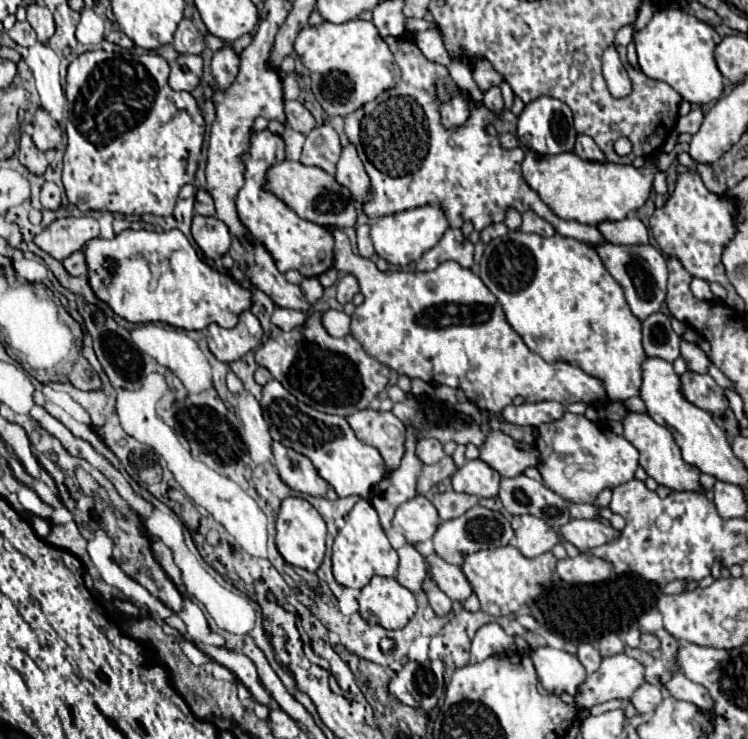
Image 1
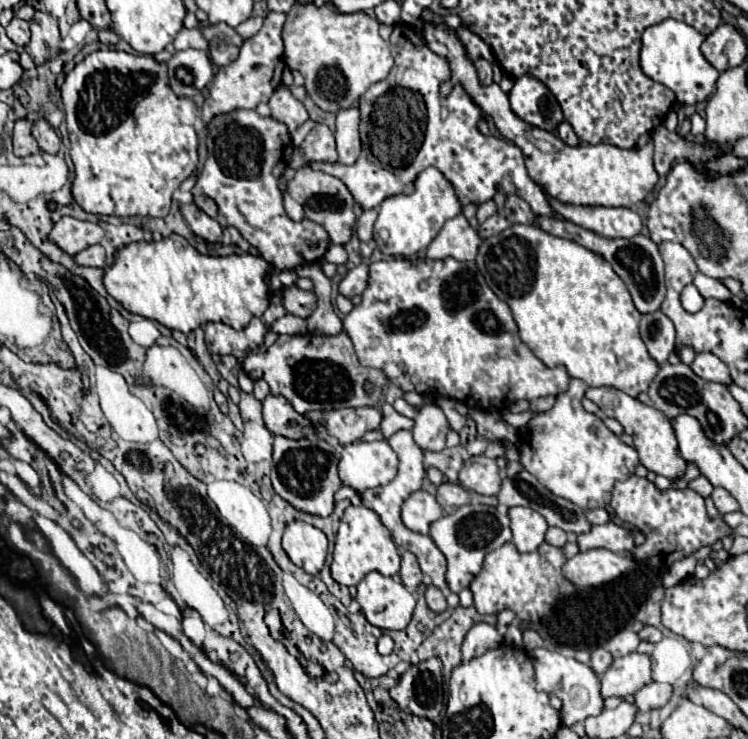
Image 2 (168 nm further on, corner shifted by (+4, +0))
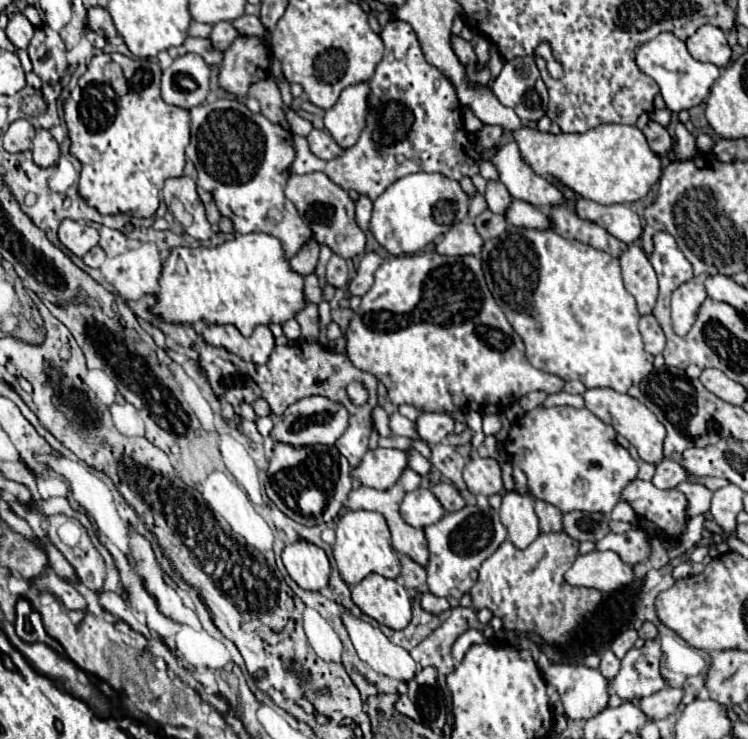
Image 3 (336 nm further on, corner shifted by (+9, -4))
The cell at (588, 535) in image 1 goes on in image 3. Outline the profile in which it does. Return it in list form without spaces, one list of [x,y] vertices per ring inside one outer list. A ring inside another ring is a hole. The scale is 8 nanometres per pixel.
[[[628,530],[624,534],[606,534],[596,542],[596,550],[612,550],[622,558],[622,562],[636,564],[648,556],[650,546],[648,536],[642,530]]]

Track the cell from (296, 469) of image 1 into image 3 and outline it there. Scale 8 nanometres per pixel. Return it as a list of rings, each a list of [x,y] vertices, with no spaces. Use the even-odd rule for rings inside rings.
[[[276,442],[274,456],[272,456],[270,468],[268,468],[268,478],[266,478],[266,494],[278,506],[278,510],[282,510],[288,518],[298,520],[300,524],[306,524],[306,526],[330,522],[342,510],[342,504],[348,498],[350,490],[352,490],[350,464],[346,458],[342,458],[342,454],[336,450],[336,446],[322,446],[322,444],[292,446],[286,442]],[[310,488],[316,488],[324,494],[324,508],[318,516],[304,516],[298,506],[300,496],[304,492],[308,492]]]

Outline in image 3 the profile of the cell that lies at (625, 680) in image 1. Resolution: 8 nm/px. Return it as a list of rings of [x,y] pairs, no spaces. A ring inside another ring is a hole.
[[[658,638],[654,640],[646,640],[646,644],[636,650],[632,648],[624,658],[622,658],[622,666],[620,672],[610,680],[610,688],[624,700],[634,700],[634,698],[644,698],[650,696],[654,692],[658,692],[660,688],[666,686],[666,682],[662,680],[658,666],[660,666],[660,658],[662,658],[662,650],[660,650],[660,642]]]

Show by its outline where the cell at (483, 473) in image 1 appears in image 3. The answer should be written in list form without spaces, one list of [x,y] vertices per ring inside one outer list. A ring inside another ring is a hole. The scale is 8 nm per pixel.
[[[472,456],[464,468],[464,482],[474,496],[492,496],[504,490],[502,472],[494,458]]]

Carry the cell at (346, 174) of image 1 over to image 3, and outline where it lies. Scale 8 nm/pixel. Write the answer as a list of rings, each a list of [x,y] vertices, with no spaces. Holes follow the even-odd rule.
[[[368,82],[362,86],[348,86],[338,102],[326,110],[324,124],[326,130],[332,134],[332,138],[338,142],[340,148],[350,148],[358,142],[358,136],[364,126],[366,118],[366,98],[368,98]]]

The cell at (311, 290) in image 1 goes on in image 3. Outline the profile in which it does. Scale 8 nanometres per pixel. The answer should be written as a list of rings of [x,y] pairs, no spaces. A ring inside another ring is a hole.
[[[310,274],[310,276],[304,278],[304,296],[306,296],[306,300],[310,300],[314,304],[322,302],[322,290],[318,286],[316,274]]]

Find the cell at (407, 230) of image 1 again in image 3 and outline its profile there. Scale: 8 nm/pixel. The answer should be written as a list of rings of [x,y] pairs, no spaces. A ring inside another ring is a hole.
[[[416,172],[400,178],[390,188],[386,188],[382,196],[378,196],[378,200],[374,202],[370,232],[374,234],[378,244],[394,256],[416,254],[430,242],[434,242],[436,236],[444,232],[444,228],[462,222],[466,218],[466,212],[468,196],[464,194],[458,182],[442,174]],[[436,216],[452,216],[452,222],[450,224],[438,222]]]

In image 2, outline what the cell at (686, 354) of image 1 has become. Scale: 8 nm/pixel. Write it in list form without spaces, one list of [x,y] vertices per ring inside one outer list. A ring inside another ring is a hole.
[[[705,352],[705,354],[697,354],[695,356],[695,362],[691,364],[693,372],[703,378],[703,380],[709,380],[709,382],[719,382],[719,384],[731,384],[731,376],[729,376],[729,370],[727,366],[713,354]]]

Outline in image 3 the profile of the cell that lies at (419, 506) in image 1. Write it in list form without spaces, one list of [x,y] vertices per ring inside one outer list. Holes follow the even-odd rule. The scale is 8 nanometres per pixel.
[[[426,488],[408,492],[400,504],[400,516],[404,518],[406,524],[414,528],[426,528],[438,522],[444,514],[446,510],[438,502],[438,498]]]

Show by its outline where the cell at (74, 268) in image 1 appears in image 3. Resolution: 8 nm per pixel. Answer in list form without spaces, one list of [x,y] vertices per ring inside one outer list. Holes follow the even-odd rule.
[[[94,246],[82,260],[90,268],[100,268],[100,264],[106,260],[106,254],[104,254],[104,250],[100,246]]]

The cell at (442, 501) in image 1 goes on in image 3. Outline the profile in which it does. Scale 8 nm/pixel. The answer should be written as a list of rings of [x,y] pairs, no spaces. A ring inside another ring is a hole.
[[[440,482],[432,488],[434,496],[440,500],[440,504],[446,508],[446,512],[456,512],[460,508],[466,506],[464,498],[460,496],[460,492],[452,486],[452,484],[446,484],[446,482]]]

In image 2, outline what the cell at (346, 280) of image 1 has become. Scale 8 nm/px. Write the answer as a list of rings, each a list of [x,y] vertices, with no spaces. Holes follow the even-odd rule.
[[[361,262],[353,270],[349,270],[347,276],[341,280],[339,292],[347,298],[353,298],[353,296],[361,294],[367,288],[367,278],[369,278],[369,264]]]

